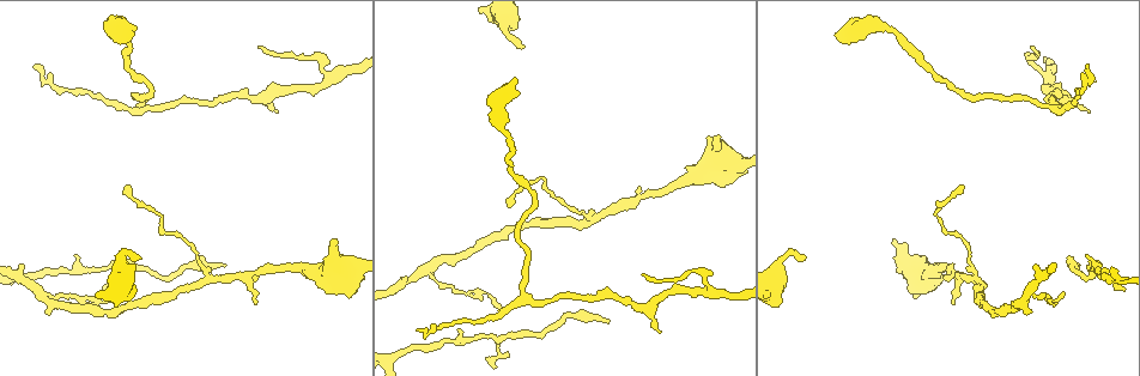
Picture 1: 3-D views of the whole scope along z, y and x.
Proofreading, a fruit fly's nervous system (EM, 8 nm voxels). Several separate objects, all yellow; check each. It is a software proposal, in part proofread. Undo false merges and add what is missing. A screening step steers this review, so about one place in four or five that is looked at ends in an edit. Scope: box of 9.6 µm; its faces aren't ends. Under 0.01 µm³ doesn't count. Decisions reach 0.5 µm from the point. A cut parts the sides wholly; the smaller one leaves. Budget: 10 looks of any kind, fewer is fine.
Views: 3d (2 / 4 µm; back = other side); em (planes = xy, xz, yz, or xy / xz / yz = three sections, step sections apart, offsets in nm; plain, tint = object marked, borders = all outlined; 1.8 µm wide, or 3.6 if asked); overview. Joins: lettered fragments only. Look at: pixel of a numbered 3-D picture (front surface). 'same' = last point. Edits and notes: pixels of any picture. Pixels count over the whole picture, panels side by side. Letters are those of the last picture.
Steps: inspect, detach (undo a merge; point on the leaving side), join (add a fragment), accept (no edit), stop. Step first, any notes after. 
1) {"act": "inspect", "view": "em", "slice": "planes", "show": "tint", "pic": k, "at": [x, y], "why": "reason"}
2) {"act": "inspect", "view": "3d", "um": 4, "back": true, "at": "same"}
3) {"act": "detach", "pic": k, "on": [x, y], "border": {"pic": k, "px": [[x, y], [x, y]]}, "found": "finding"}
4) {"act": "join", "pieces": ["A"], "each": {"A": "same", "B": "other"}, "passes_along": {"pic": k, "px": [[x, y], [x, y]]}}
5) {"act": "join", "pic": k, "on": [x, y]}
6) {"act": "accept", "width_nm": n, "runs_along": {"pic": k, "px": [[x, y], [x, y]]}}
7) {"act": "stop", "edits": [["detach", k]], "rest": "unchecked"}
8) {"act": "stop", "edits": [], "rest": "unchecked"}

{"act": "inspect", "view": "em", "slice": "yz", "step": 8, "show": "borders", "pic": 1, "at": [35, 64], "why": "tapers out"}

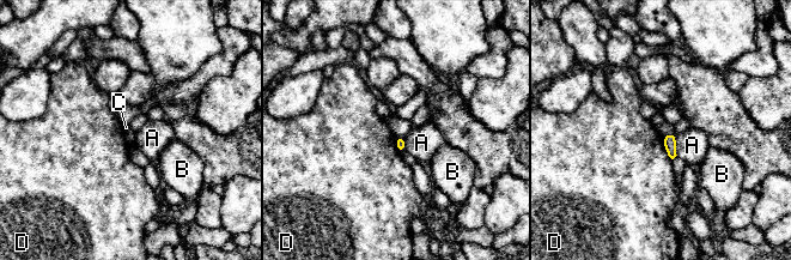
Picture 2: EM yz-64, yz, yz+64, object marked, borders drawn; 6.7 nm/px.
{"act": "inspect", "view": "em", "slice": "planes", "show": "borders", "at": "same", "why": "another direction"}

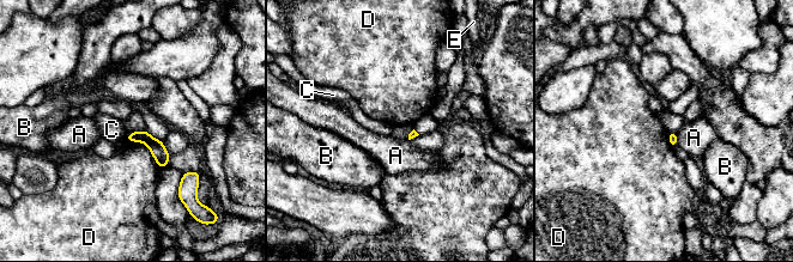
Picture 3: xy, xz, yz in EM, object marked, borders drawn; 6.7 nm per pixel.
{"act": "accept", "longest_contact_nm": ["D", 320], "each": {"A": "other", "B": "other", "C": "other", "D": "other", "E": "other"}, "runs_along": {"pic": 3, "px": [[129, 135], [144, 136], [165, 163]]}, "found": "none of them fits"}

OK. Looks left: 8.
{"act": "inspect", "view": "3d", "um": 2, "pic": 1, "at": [836, 36]}

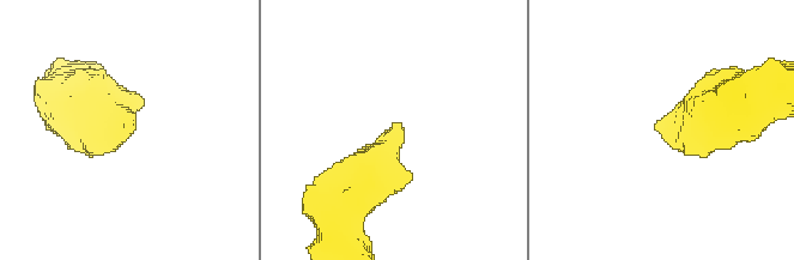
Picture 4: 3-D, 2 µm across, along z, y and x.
{"act": "inspect", "view": "em", "slice": "planes", "show": "borders", "pic": 4, "at": [655, 127], "why": "shape alone is not enough"}

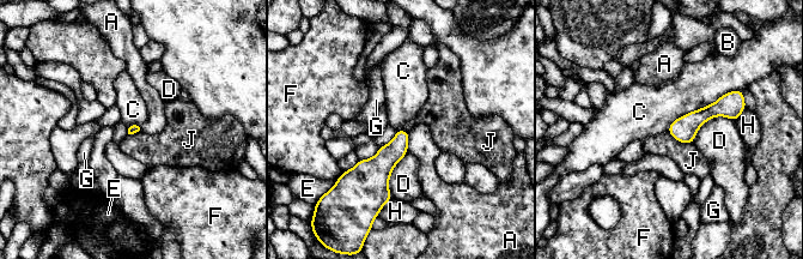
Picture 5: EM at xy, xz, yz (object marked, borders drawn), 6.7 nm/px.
{"act": "accept", "each": {"A": "other", "B": "other", "C": "other", "D": "other", "E": "other", "F": "other", "G": "other", "H": "other", "J": "other"}, "runs_along": {"pic": 5, "px": [[736, 106], [671, 131]]}, "found": "no lettered fragment goes on from it"}

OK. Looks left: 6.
{"act": "inspect", "view": "em", "slice": "planes", "show": "borders", "pic": 1, "at": [803, 256], "why": "branch stops here"}

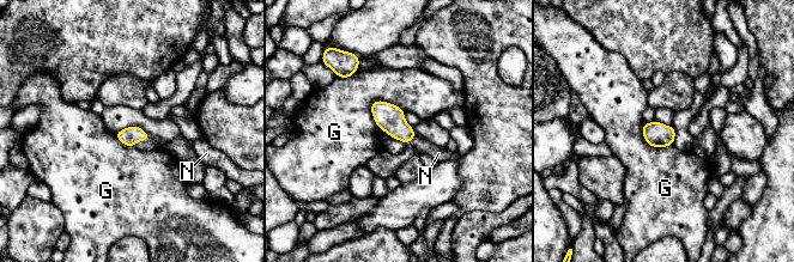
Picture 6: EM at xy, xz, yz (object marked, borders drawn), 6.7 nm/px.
{"act": "join", "pieces": ["N"], "each": {"G": "other", "N": "same"}, "passes_along": {"pic": 6, "px": [[391, 119], [413, 138], [438, 153]]}, "found": "it goes on there"}

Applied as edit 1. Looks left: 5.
{"act": "inspect", "view": "em", "slice": "planes", "show": "borders", "pic": 1, "at": [893, 241], "why": "stops while still wide"}

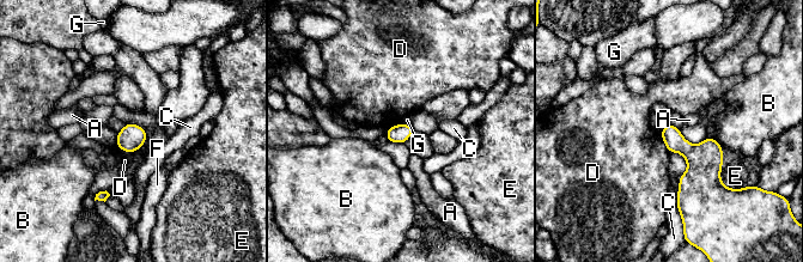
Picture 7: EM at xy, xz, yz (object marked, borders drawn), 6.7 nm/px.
{"act": "accept", "each": {"A": "other", "B": "other", "C": "other", "D": "other", "E": "other", "F": "other", "G": "other"}, "border": {"pic": 7, "px": [[665, 122], [659, 132]]}, "found": "no lettered fragment goes on from it"}

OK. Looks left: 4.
{"act": "stop", "edits": [["join", 6]], "rest": "unchecked"}

